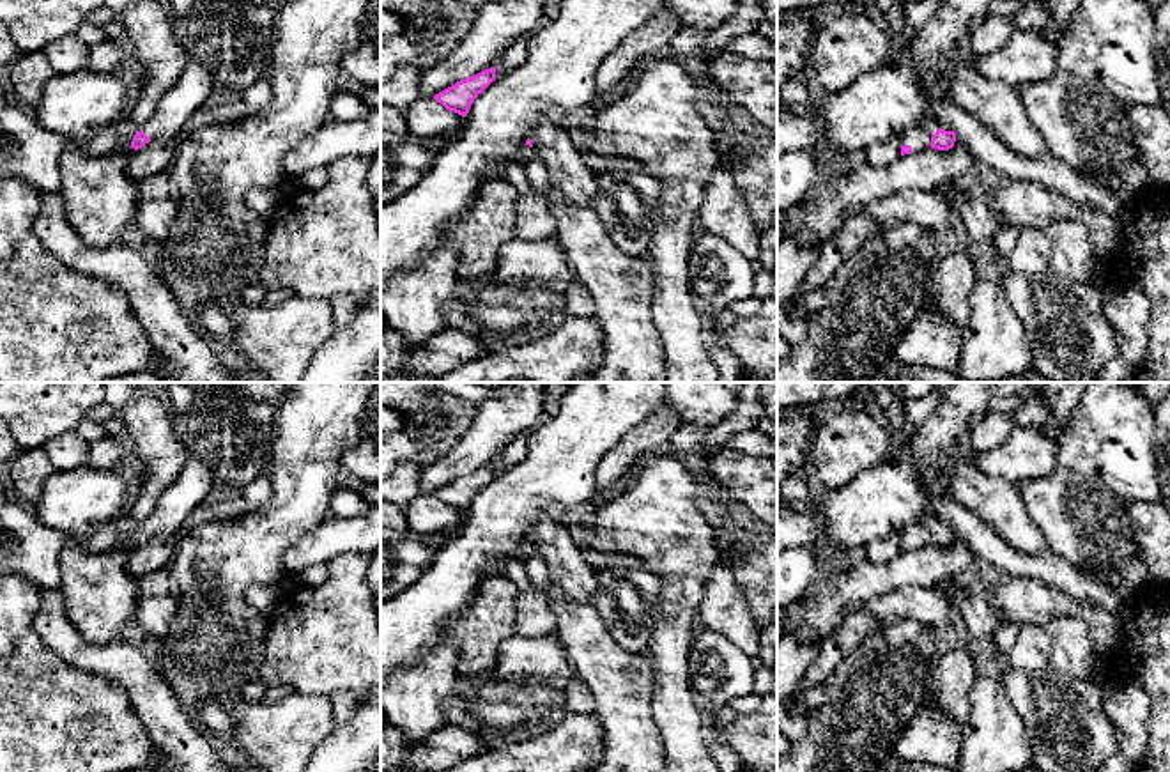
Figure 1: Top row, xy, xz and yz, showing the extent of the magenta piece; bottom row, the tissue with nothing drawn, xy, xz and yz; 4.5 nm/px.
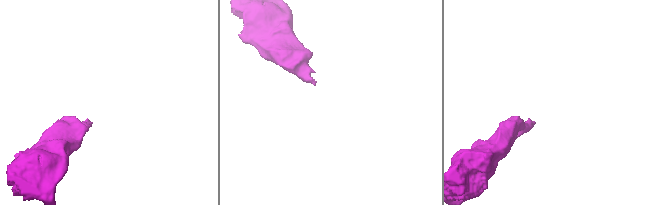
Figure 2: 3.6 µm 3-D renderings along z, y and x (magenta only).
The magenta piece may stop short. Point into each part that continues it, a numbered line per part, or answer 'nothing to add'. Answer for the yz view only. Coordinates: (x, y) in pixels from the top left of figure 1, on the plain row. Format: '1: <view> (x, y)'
1: yz (919, 532)

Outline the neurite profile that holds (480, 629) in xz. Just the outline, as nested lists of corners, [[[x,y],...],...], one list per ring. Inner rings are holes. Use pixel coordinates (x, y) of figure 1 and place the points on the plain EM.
[[[496,574],[480,583],[473,604],[453,614],[448,632],[458,645],[458,676],[490,671],[499,660],[499,646],[515,636],[515,600],[519,583]]]

